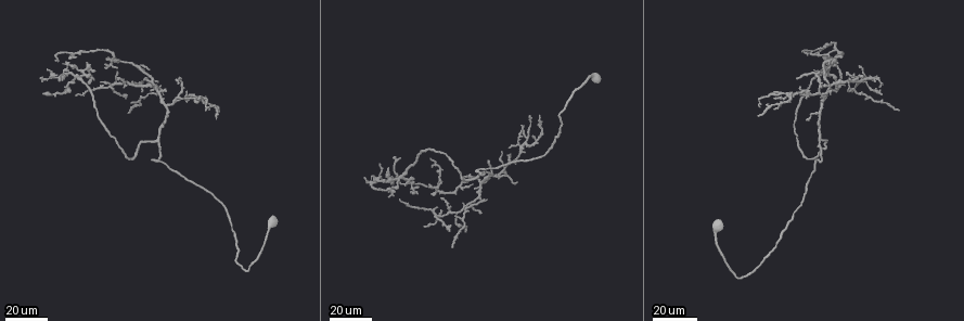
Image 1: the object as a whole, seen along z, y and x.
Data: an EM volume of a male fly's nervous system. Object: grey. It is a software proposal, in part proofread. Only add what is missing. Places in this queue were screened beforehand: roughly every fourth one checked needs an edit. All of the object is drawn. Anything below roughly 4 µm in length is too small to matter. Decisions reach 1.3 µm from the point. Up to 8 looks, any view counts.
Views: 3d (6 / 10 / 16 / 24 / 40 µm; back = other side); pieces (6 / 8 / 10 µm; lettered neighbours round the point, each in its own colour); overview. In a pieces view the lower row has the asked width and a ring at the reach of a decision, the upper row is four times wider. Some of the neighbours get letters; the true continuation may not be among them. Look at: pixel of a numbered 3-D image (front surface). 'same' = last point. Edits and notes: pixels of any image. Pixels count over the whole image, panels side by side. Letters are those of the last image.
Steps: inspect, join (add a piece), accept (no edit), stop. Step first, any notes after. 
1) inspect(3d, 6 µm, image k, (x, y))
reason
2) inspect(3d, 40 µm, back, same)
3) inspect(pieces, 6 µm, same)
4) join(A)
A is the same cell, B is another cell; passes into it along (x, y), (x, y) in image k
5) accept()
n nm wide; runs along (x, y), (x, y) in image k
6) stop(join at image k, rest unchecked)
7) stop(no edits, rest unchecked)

inspect(3d, 40 µm, image 1, (463, 191))

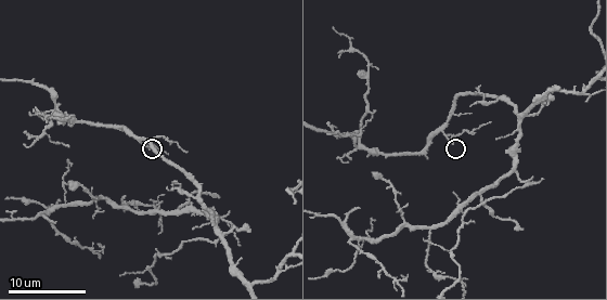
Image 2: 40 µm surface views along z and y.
inspect(pieces, 6 µm, image 2, (454, 142))
what lies round it

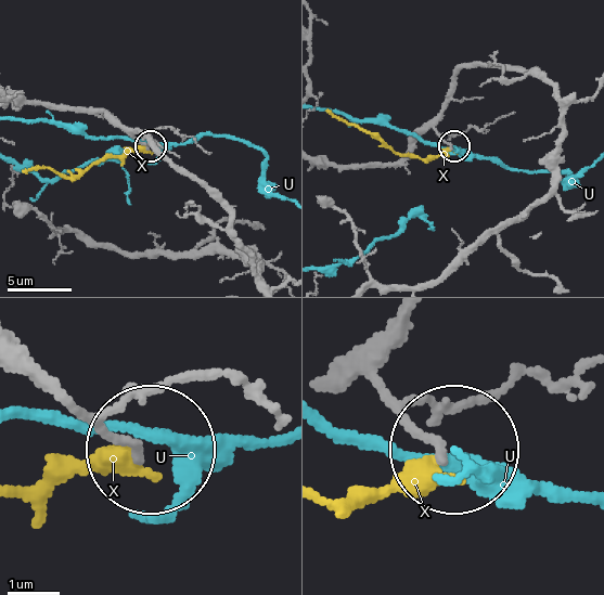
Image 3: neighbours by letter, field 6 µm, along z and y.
accept()
140 nm wide; U and X are other cells; runs along (408, 317), (382, 382), (438, 441) in image 3; no lettered piece goes on from it

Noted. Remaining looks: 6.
inspect(3d, 40 µm, image 1, (450, 246))
end of a long branch

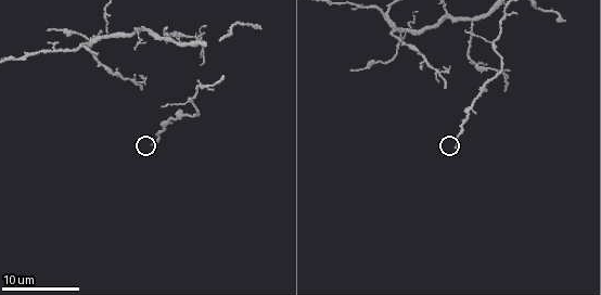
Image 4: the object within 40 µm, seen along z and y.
inspect(pieces, 6 µm, image 4, (454, 148))

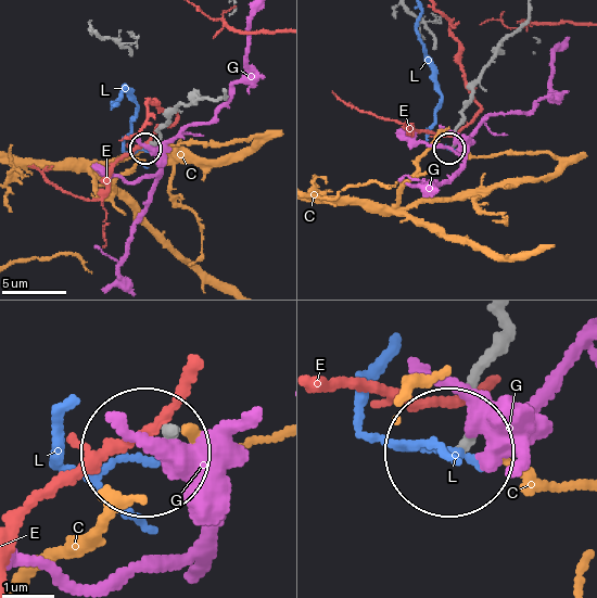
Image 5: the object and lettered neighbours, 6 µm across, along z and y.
accept()
C, E, G and L are other cells; runs along (528, 14), (502, 43), (471, 91), (451, 145) in image 5; no lettered piece goes on from it

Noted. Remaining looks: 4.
inspect(pieces, 6 µm, image 4, (564, 20))
an open end

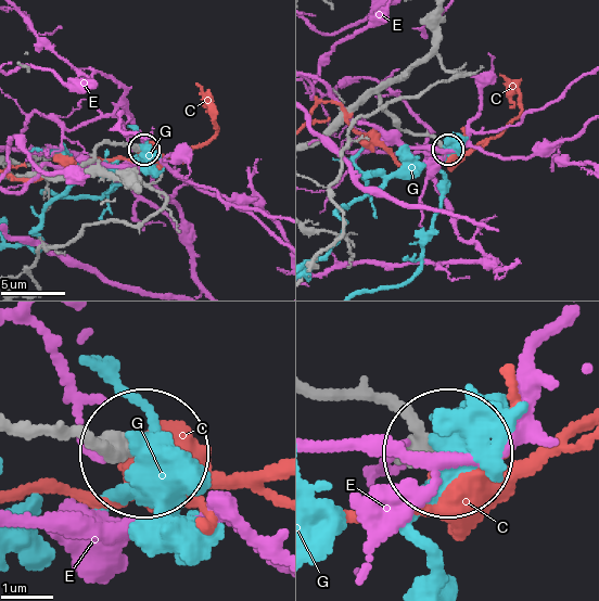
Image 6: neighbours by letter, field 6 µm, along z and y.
accept()
240 nm wide; C, E and G are other cells; runs along (17, 431), (143, 452) in image 6; none of them fits

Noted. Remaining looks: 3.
inspect(pieces, 8 µm, image 4, (97, 52))
thin end

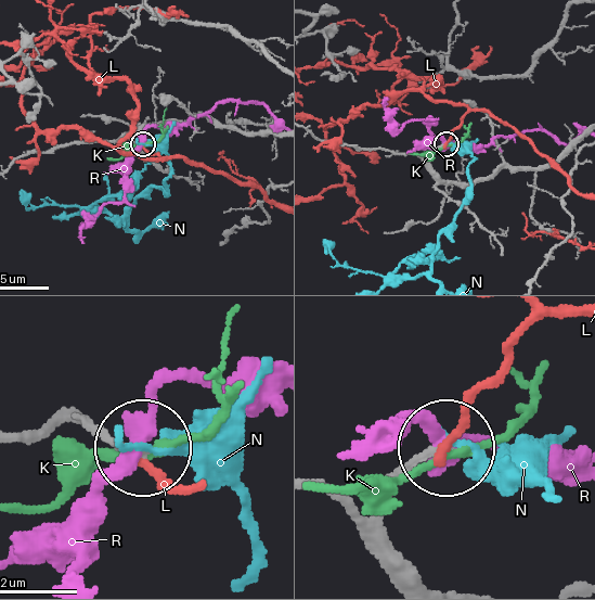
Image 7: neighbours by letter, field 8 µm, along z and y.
accept()
K, L, N and R are other cells; runs along (546, 163), (448, 182), (430, 163), (444, 144) in image 7; none of them fits

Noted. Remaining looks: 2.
stop(no edits, rest unchecked)

